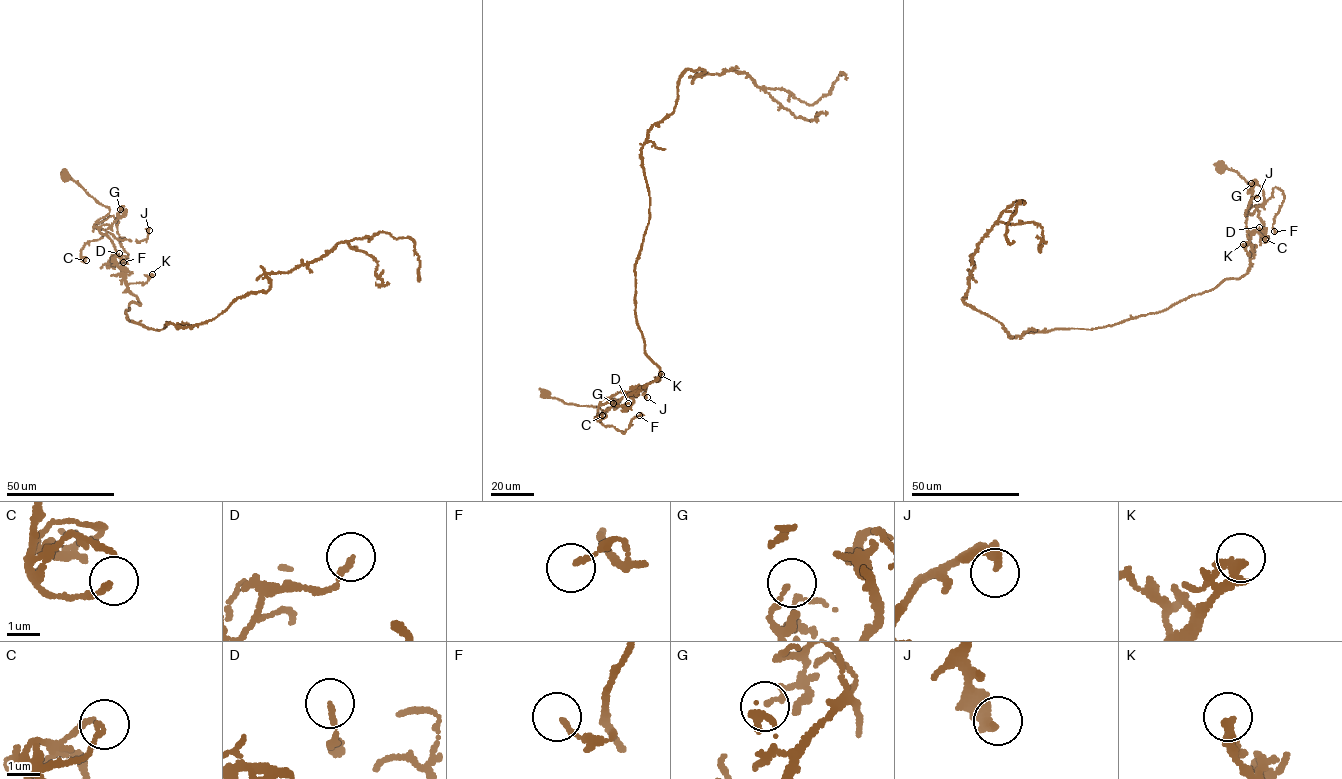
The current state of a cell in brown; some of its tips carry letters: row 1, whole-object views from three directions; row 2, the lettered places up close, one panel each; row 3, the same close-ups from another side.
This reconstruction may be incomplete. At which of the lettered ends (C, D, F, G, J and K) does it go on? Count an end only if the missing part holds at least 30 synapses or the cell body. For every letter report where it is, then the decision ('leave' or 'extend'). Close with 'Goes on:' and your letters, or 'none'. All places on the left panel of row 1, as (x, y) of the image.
C: (86, 260) | leave
D: (119, 253) | leave
F: (123, 262) | leave
G: (120, 209) | leave
J: (149, 230) | leave
K: (152, 274) | leave
Goes on: none

